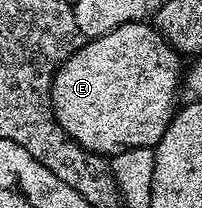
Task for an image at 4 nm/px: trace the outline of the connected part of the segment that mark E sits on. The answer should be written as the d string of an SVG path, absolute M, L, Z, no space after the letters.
M150 22L126 23L113 29L113 33L105 33L105 37L86 40L60 65L51 86L51 109L68 137L92 155L114 157L129 149L154 149L175 115L175 98L180 98L184 78L184 60Z

